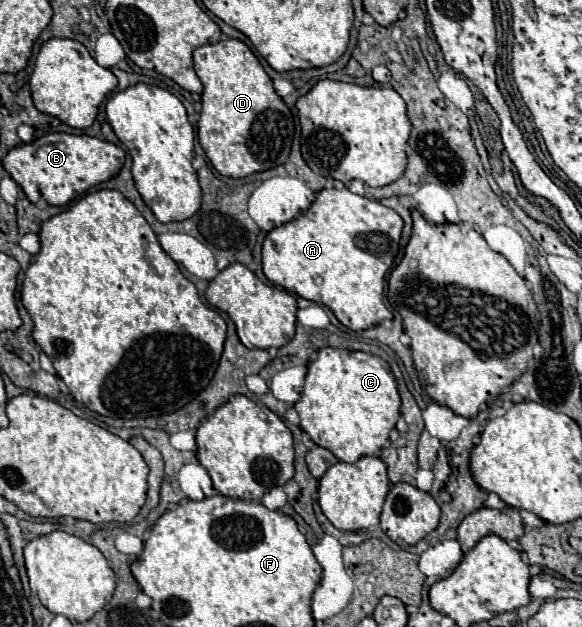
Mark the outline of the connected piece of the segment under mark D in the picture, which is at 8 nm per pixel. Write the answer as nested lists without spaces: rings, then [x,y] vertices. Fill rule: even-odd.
[[[225,38],[217,44],[197,48],[193,52],[193,62],[195,72],[203,82],[203,110],[197,122],[197,138],[215,170],[229,178],[245,178],[249,174],[283,164],[291,152],[295,120],[283,98],[277,96],[271,78],[263,70],[257,56],[251,52],[251,48],[241,40]]]

